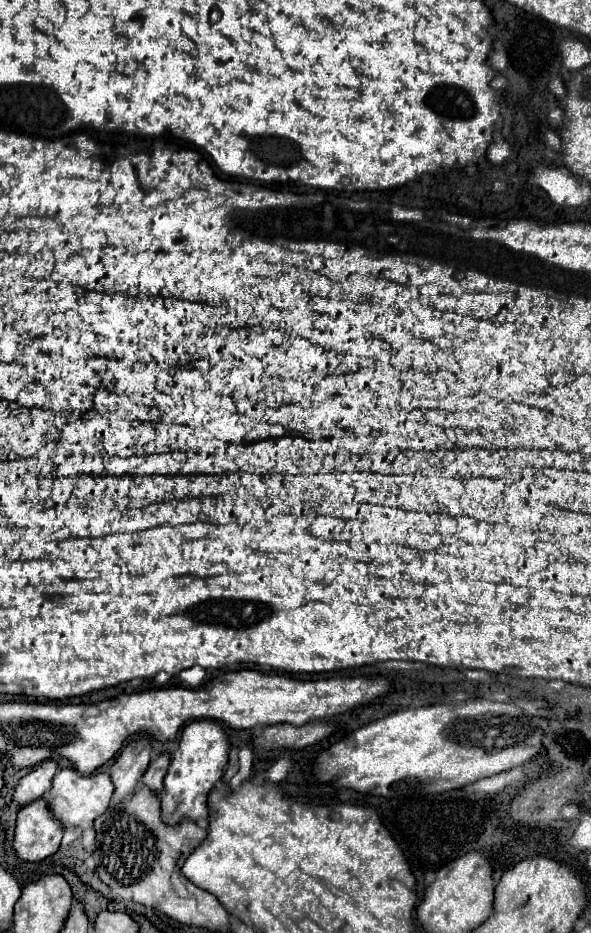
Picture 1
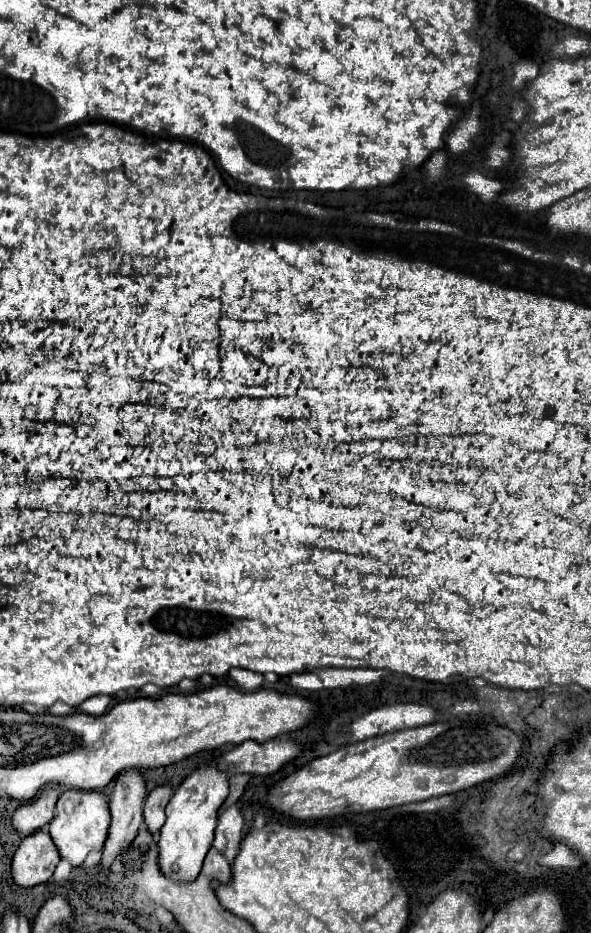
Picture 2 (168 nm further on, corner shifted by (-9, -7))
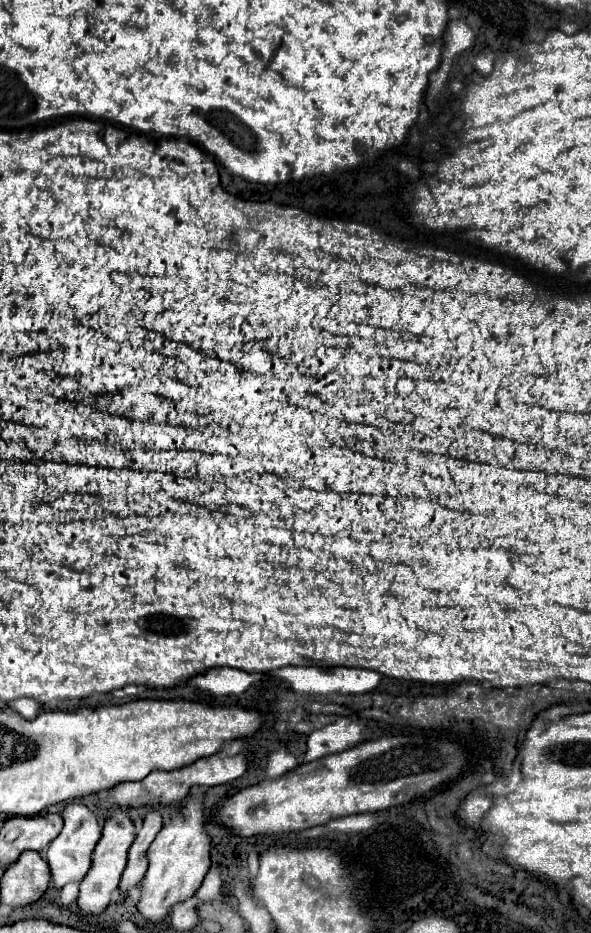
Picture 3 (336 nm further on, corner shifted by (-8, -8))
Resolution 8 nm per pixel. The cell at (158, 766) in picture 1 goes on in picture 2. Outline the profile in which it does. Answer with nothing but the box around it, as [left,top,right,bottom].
[143,785,173,835]

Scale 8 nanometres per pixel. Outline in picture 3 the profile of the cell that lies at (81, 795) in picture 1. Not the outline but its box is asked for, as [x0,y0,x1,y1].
[46,804,102,890]

